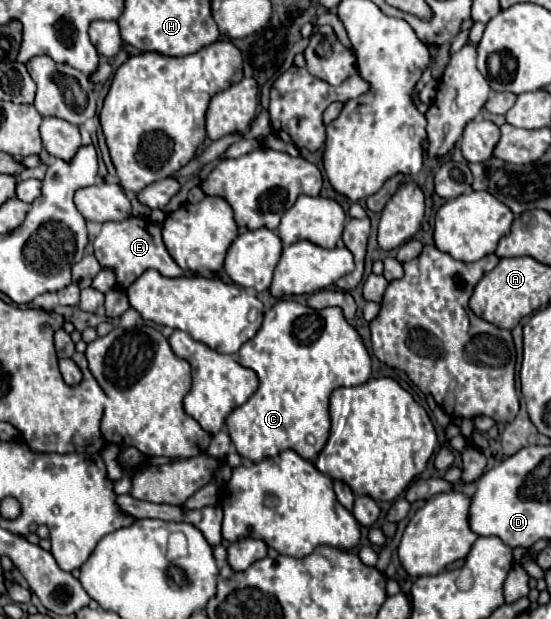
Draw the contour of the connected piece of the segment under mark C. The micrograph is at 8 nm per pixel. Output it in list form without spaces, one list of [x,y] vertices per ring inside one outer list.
[[[279,300],[271,310],[265,312],[259,332],[241,346],[237,362],[257,372],[259,388],[243,406],[235,408],[227,416],[225,424],[237,452],[251,462],[259,462],[267,456],[277,456],[283,450],[295,450],[301,458],[315,462],[329,438],[329,394],[341,386],[365,384],[371,376],[369,352],[357,330],[345,320],[343,310],[315,310],[295,300]]]

